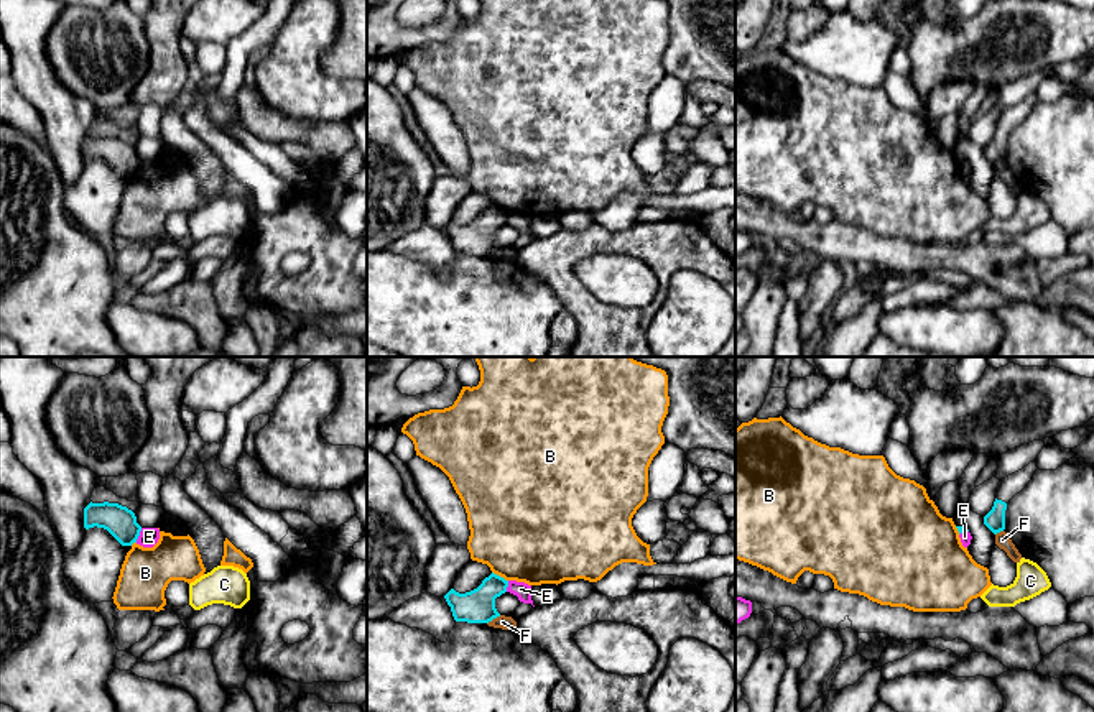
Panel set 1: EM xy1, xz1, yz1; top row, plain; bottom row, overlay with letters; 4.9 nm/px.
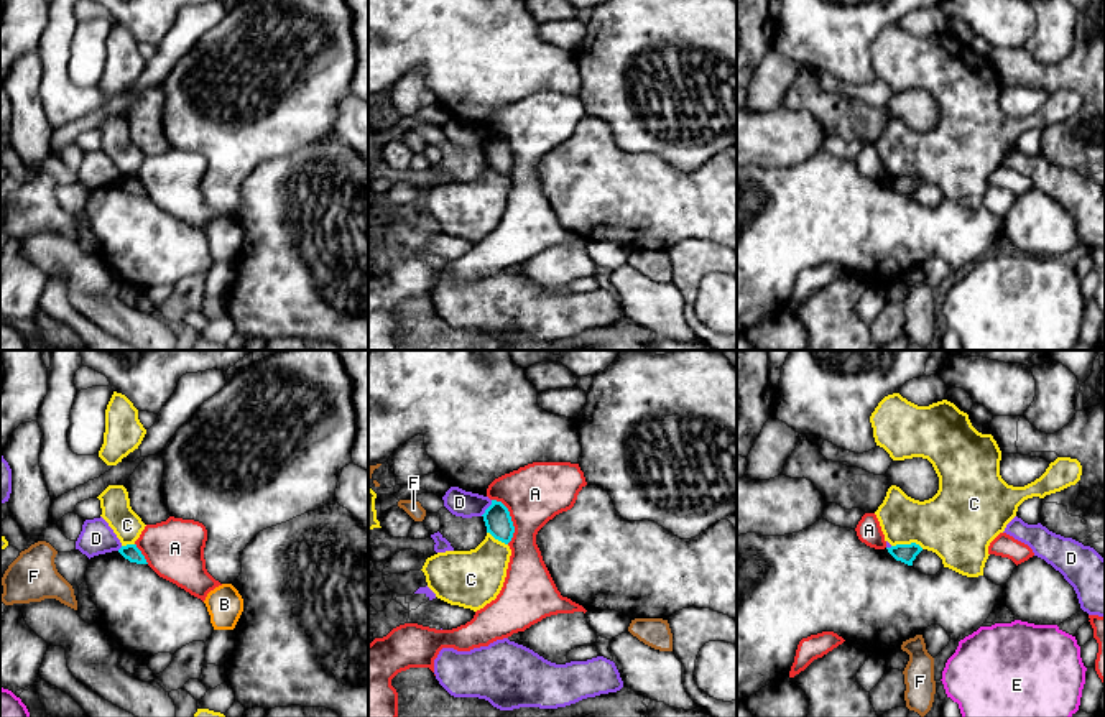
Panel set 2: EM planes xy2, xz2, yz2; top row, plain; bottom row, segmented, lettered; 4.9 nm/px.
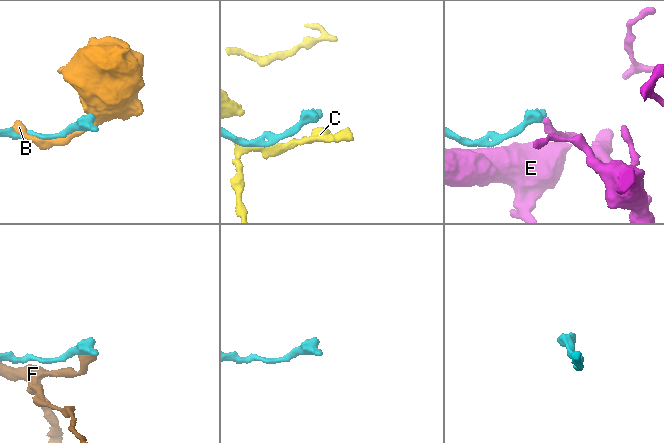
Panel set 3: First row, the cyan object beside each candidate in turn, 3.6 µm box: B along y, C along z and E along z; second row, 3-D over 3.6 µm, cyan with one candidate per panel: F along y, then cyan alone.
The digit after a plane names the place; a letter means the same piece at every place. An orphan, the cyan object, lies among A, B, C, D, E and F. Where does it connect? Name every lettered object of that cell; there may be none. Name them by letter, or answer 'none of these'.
none of these

